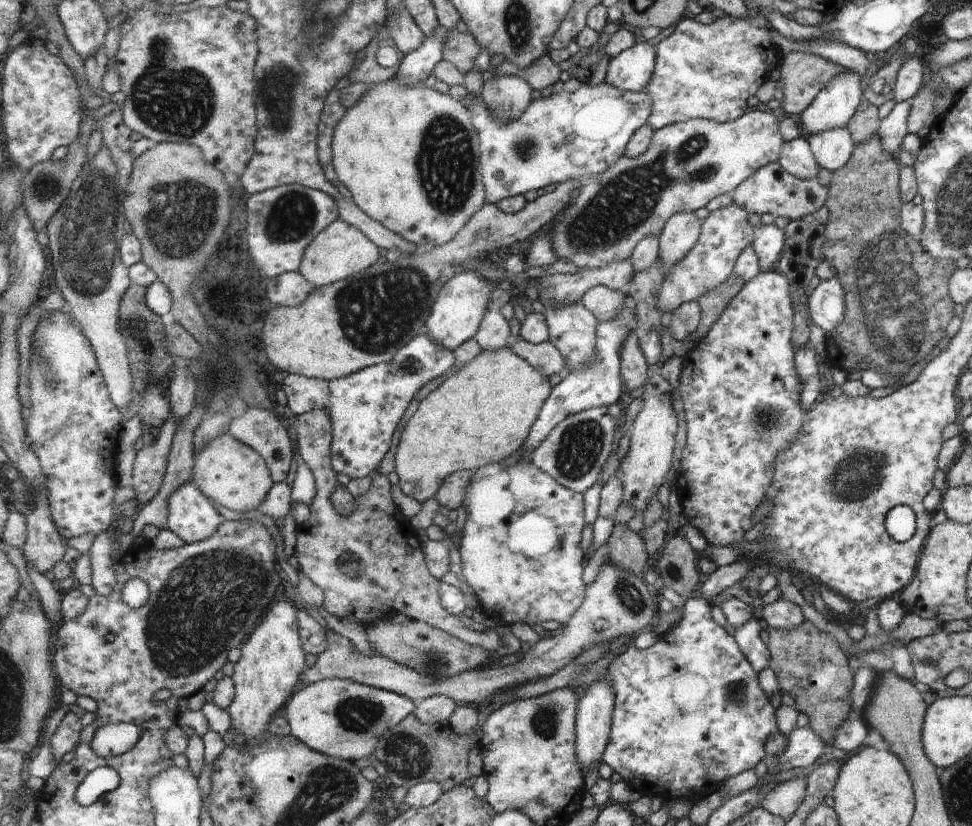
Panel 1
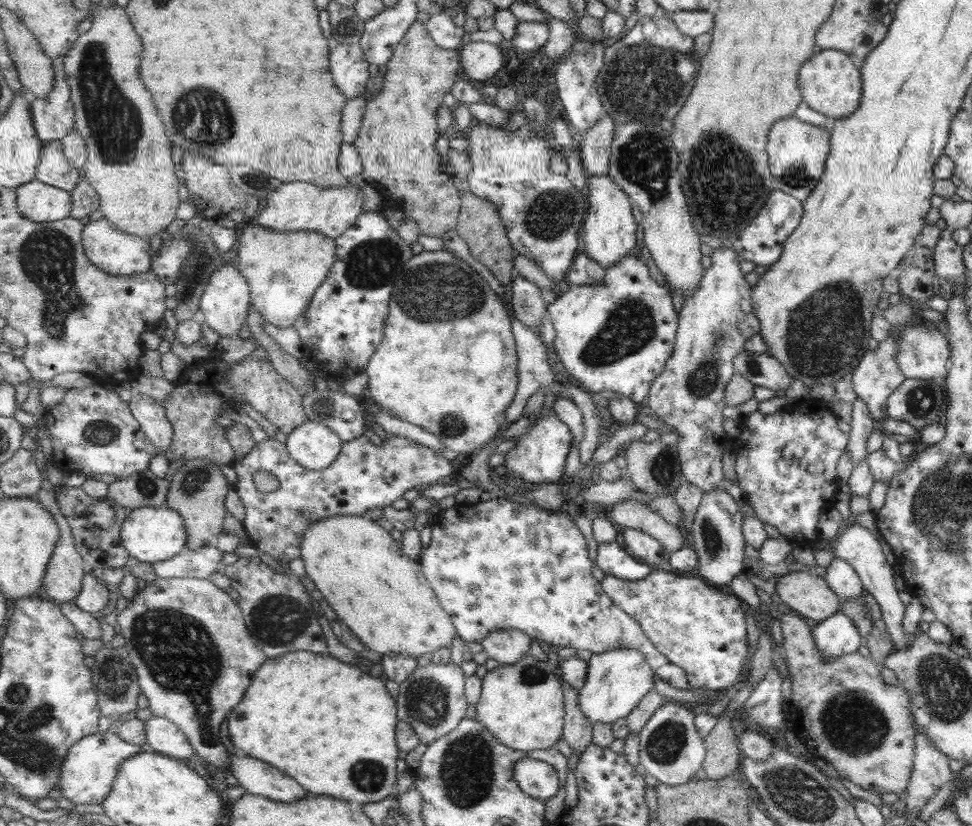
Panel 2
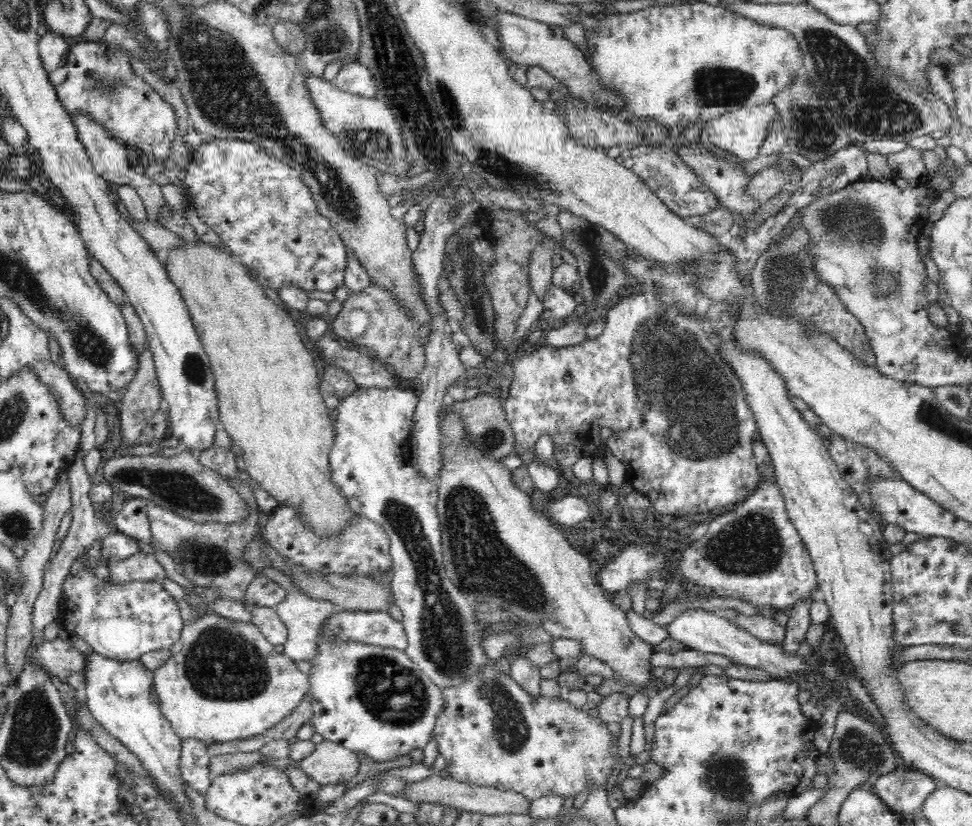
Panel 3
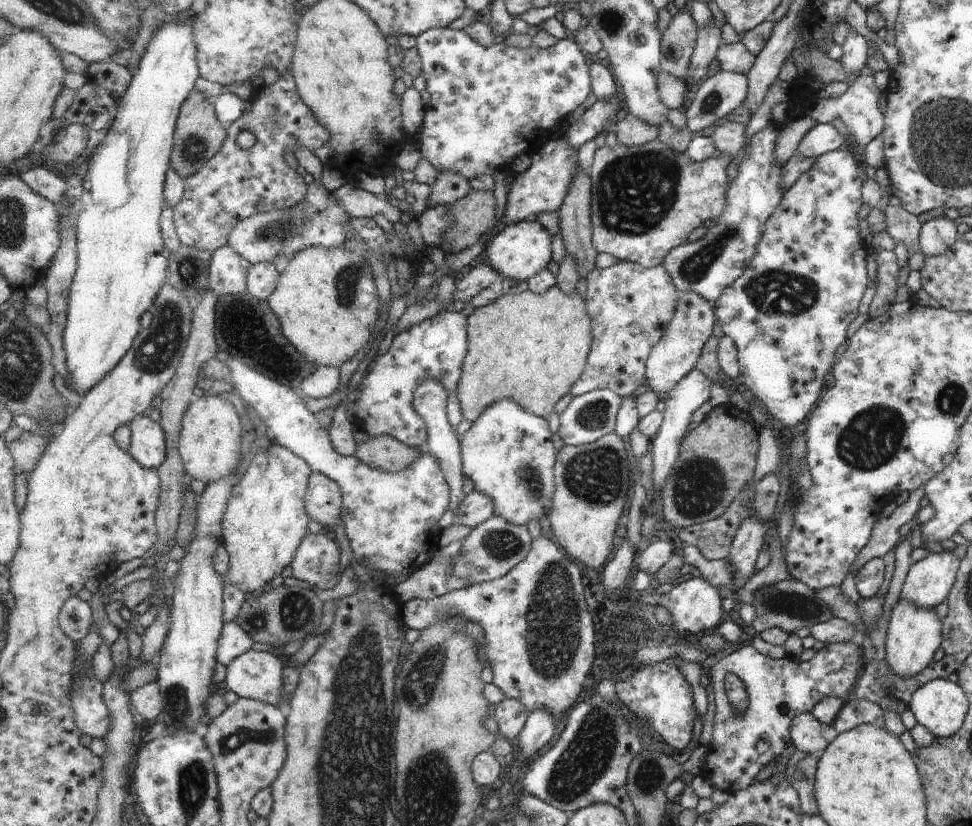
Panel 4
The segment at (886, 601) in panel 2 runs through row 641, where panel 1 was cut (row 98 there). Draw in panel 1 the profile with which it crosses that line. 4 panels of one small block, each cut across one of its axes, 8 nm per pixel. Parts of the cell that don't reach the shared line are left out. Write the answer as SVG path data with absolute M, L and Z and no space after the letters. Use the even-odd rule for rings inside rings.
M912 56L904 59L893 77L893 85L891 86L892 99L896 103L910 100L922 86L925 73L925 60L921 61Z

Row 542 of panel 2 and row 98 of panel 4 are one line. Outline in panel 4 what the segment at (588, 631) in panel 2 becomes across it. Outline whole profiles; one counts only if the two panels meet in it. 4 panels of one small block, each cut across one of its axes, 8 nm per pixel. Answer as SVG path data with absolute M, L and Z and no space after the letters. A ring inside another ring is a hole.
M449 27L429 29L422 35L419 35L416 40L416 47L419 49L422 58L423 76L426 79L425 90L430 94L430 101L426 105L423 126L419 134L418 143L415 145L421 152L421 156L428 160L439 174L454 172L461 174L468 181L472 181L486 174L491 175L496 169L503 170L503 172L510 172L511 167L515 166L512 163L513 160L517 160L523 154L531 157L536 153L550 140L553 128L557 128L560 125L566 126L571 112L575 112L581 104L586 102L589 95L593 93L594 80L591 76L591 65L594 58L591 54L585 52L576 40L561 39L555 46L546 49L540 49L535 46L516 48L503 43L495 43L493 46L487 47L479 41L476 41L464 29L453 29Z

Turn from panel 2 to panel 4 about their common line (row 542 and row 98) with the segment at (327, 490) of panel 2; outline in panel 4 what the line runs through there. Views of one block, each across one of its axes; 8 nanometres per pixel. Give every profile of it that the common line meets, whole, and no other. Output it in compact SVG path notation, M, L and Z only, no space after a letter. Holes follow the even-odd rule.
M291 72L273 85L255 89L248 101L247 113L227 129L228 138L222 151L201 172L185 181L182 203L173 209L176 231L183 245L213 252L229 245L231 233L242 220L272 208L302 203L308 193L308 184L287 164L285 152L294 152L293 148L299 146L315 150L325 146L330 139L330 132L303 102ZM275 112L285 116L280 131L272 131L265 126L265 120L269 120ZM243 130L256 136L255 144L249 149L237 144L237 136Z

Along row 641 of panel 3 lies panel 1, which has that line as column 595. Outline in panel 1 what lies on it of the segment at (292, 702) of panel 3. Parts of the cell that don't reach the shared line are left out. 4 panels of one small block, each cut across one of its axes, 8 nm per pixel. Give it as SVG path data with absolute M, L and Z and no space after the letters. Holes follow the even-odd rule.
M757 107L725 124L699 118L655 131L649 148L641 156L621 156L611 168L582 186L579 196L565 208L562 219L550 230L555 256L559 261L591 270L631 259L639 242L647 236L660 236L675 214L695 212L711 198L734 191L762 166L777 163L783 142L778 126L777 119L765 107Z

